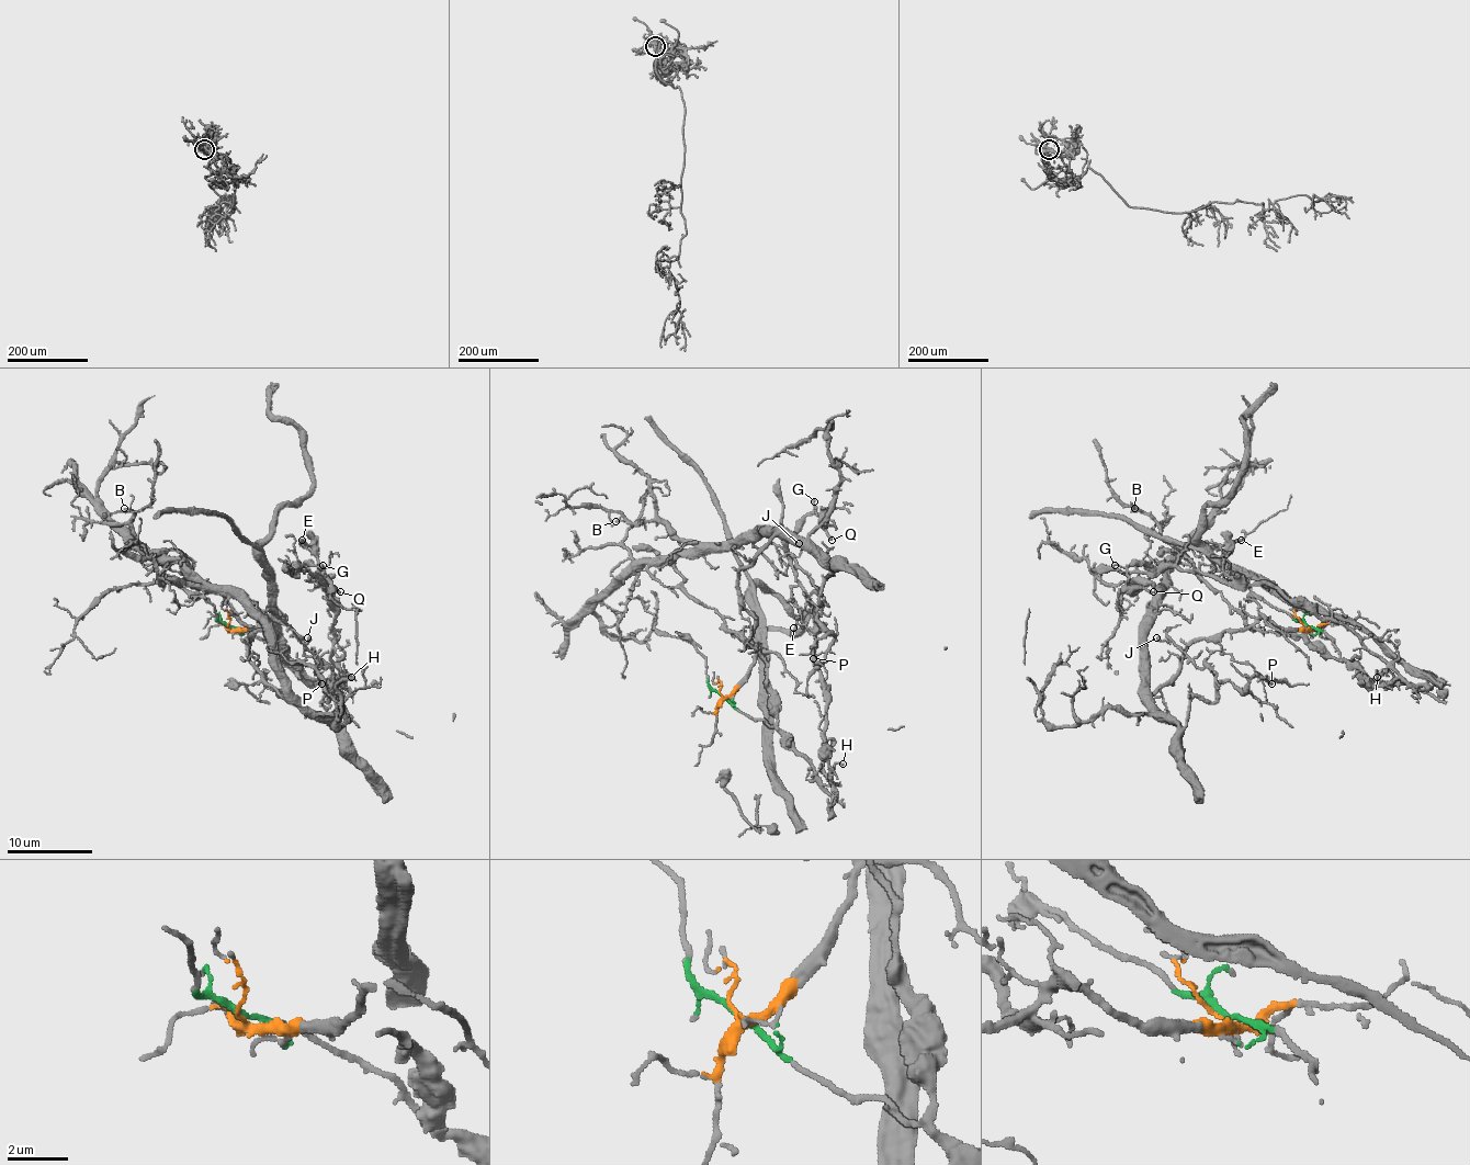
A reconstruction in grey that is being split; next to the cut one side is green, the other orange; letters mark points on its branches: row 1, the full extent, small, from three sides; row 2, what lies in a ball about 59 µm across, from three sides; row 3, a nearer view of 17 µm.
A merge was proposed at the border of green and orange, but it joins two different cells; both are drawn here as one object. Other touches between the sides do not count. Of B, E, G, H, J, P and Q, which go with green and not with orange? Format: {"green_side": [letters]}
{"green_side": ["E", "G", "H", "Q"]}

